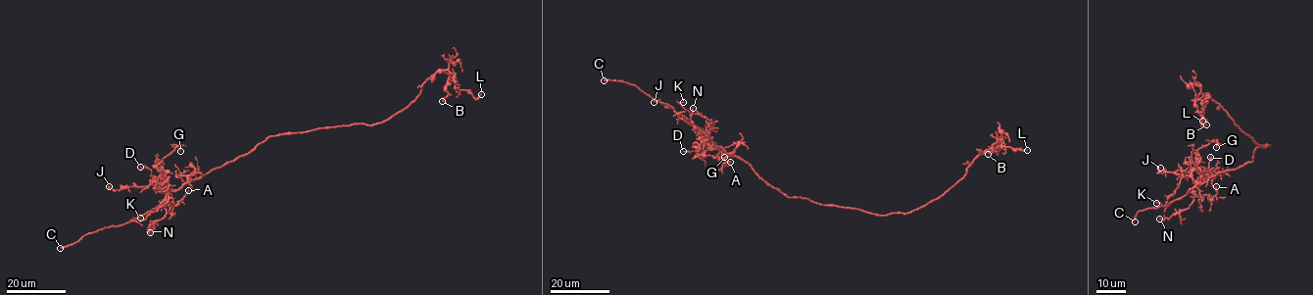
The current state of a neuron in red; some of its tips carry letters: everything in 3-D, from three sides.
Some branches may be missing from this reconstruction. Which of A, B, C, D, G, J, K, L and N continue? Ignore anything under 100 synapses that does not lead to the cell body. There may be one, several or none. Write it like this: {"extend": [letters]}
{"extend": ["C"]}

